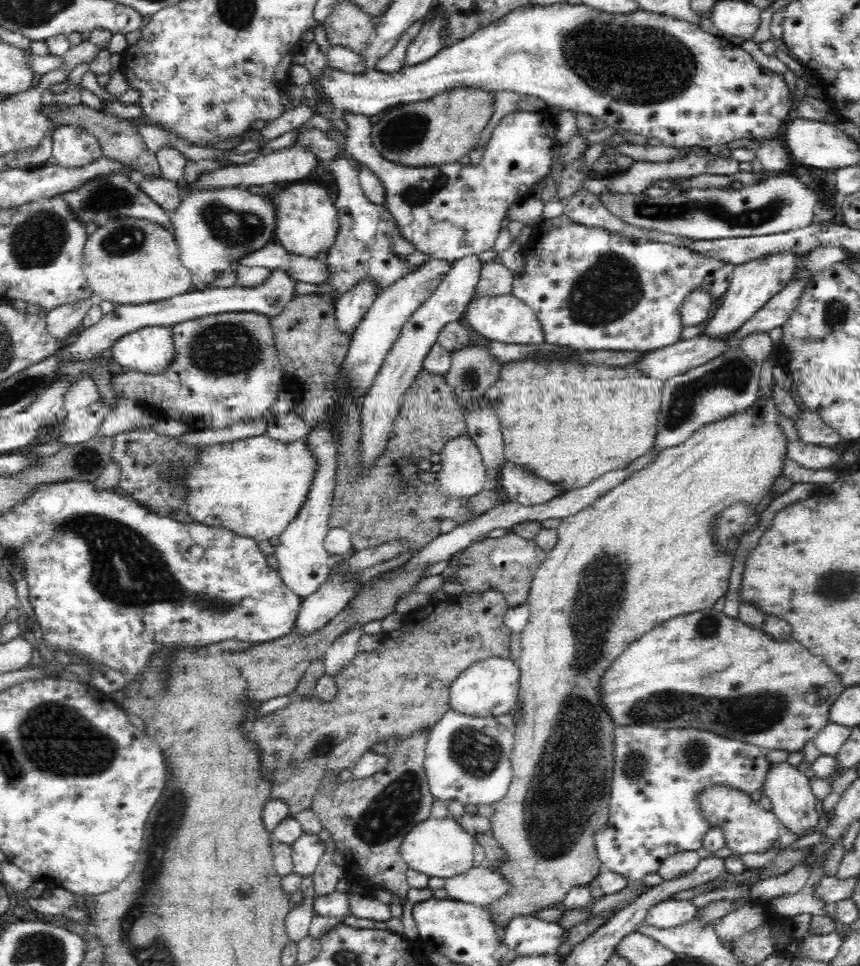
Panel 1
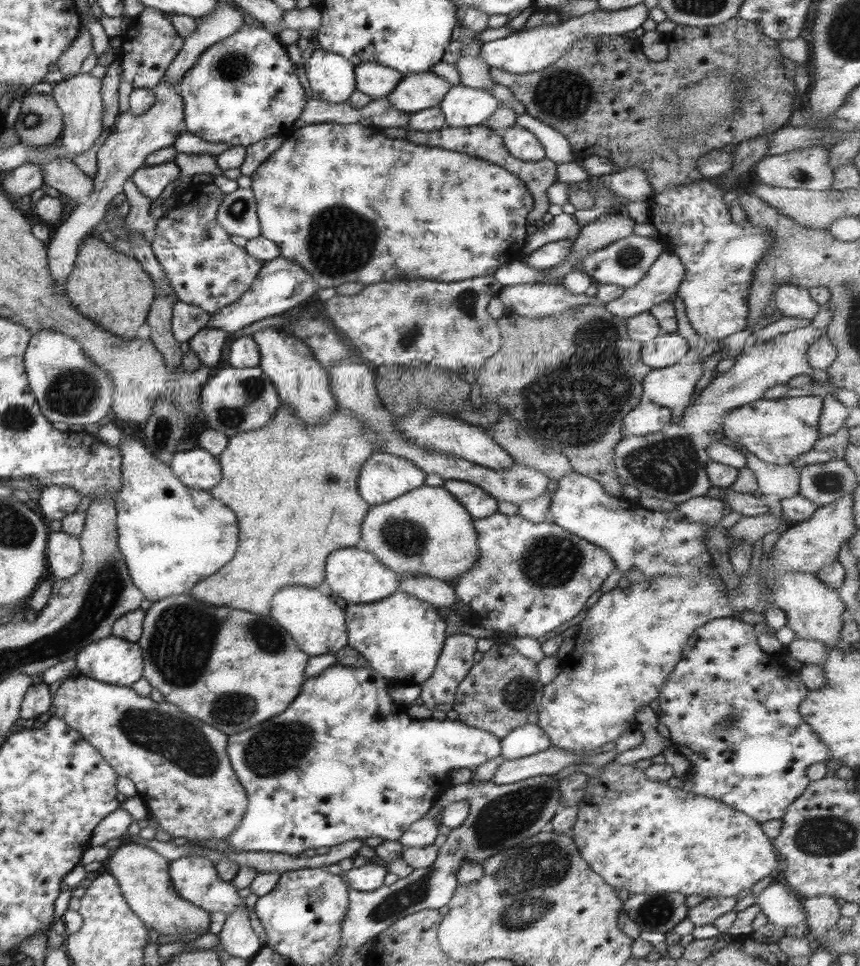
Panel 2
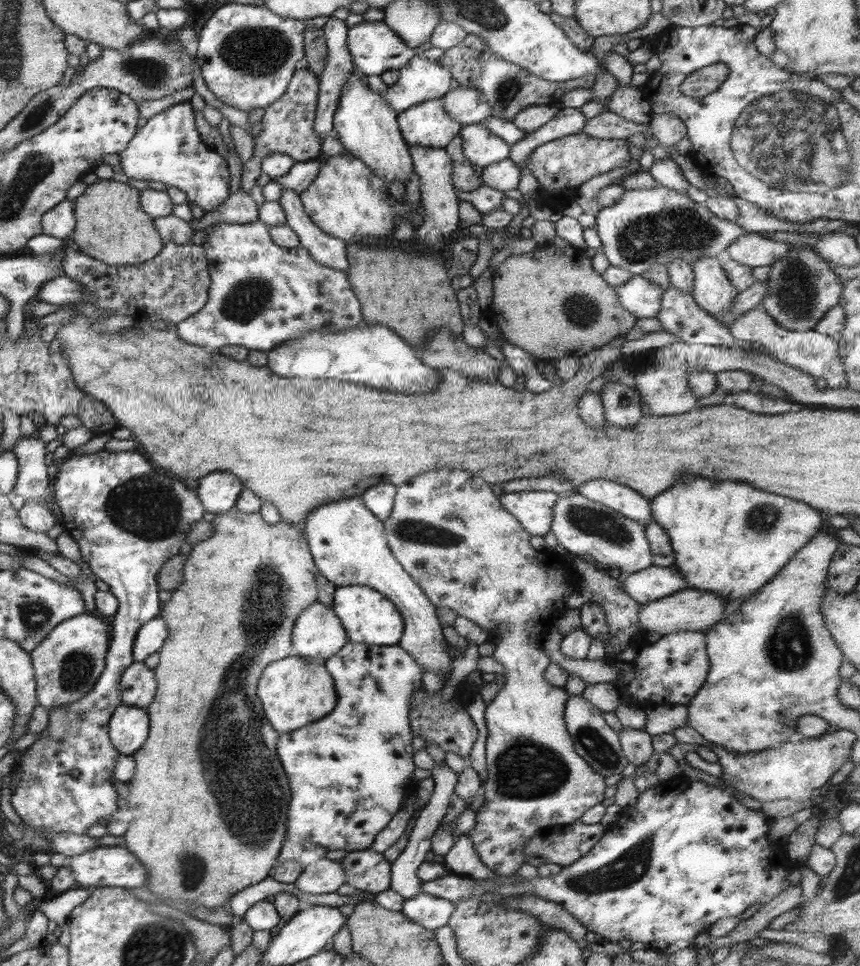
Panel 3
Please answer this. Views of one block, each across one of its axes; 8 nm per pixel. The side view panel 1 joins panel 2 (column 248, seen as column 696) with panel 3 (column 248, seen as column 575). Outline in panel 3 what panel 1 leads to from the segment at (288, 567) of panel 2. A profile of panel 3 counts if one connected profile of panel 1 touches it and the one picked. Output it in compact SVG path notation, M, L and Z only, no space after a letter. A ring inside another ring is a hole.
M234 507L216 515L209 523L213 525L213 534L199 544L192 545L181 568L181 584L168 592L168 597L162 602L159 610L158 616L163 619L167 632L161 648L157 650L159 655L157 666L152 670L156 681L156 692L145 711L149 722L148 736L144 744L132 755L135 772L128 780L126 800L133 820L123 835L125 840L123 848L133 853L147 870L147 886L145 886L147 890L159 900L165 900L167 906L188 915L193 906L195 908L203 906L205 910L215 910L224 906L236 892L241 892L243 888L270 876L271 869L277 861L277 854L285 839L290 792L285 771L277 759L275 744L278 740L278 732L275 732L265 720L260 701L256 696L256 687L266 664L293 653L290 636L295 619L303 609L317 600L318 591L315 580L318 570L312 561L302 530L295 528L293 524L283 520L277 524L267 524L259 512L239 512Z

